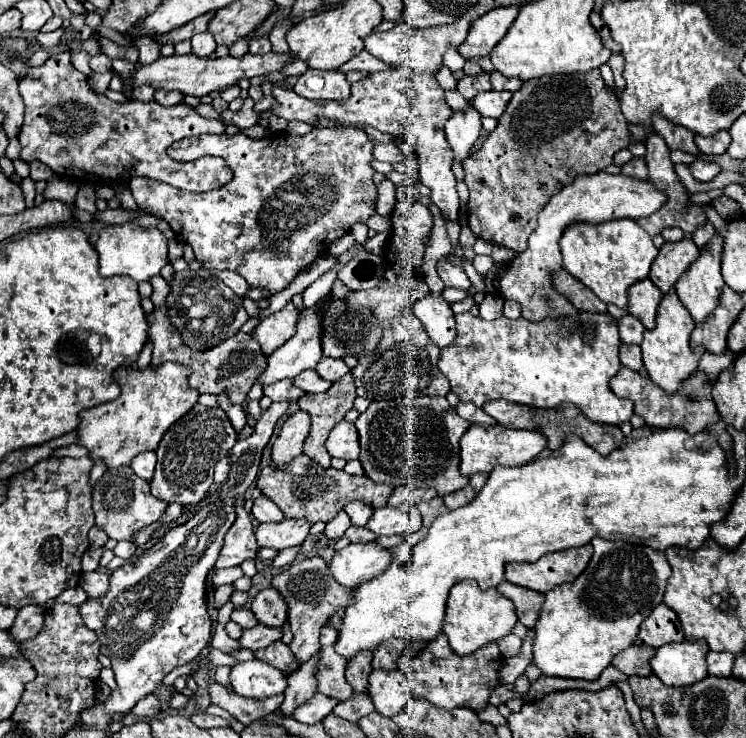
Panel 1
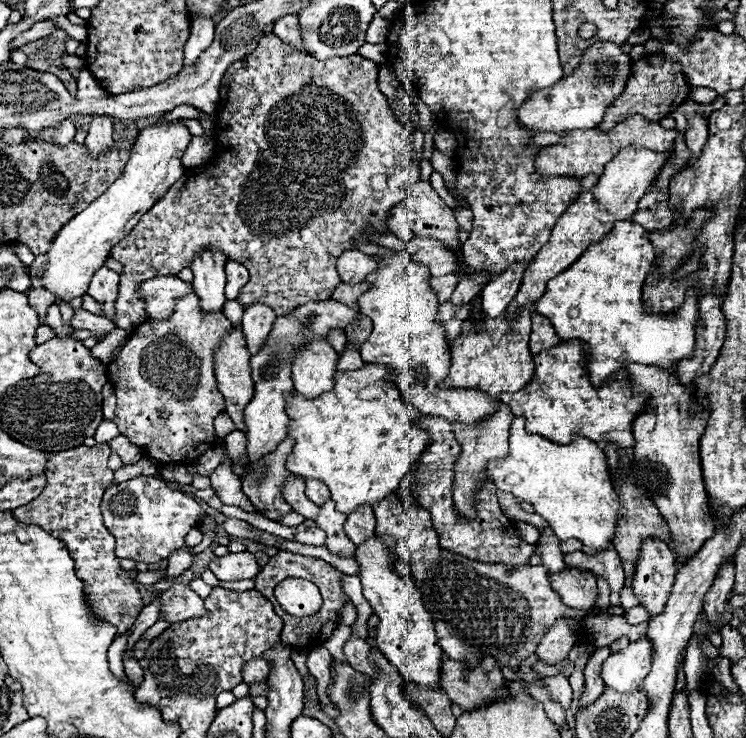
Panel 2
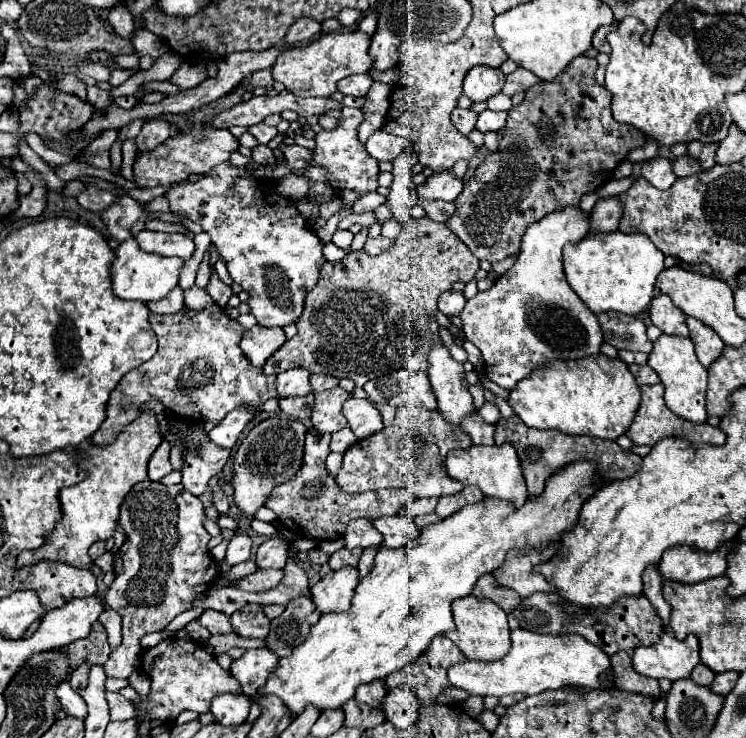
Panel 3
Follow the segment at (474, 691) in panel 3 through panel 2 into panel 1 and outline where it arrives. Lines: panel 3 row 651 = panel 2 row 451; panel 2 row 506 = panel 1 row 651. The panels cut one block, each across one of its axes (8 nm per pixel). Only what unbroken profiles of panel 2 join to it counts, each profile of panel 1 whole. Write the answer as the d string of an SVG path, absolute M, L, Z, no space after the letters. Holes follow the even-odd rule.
M592 538L594 556L572 584L546 592L542 614L534 626L534 664L544 676L596 680L610 660L630 648L640 624L662 602L672 570L664 552L650 546Z

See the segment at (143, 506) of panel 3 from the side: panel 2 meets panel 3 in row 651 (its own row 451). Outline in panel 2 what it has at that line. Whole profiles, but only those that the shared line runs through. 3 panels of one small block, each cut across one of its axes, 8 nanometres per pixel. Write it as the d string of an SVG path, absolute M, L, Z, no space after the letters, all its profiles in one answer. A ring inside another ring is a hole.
M116 436L116 438L110 440L108 444L110 444L110 448L112 448L114 452L120 454L120 458L122 458L124 464L136 464L136 462L144 456L142 448L130 444L130 440L126 440L124 436Z

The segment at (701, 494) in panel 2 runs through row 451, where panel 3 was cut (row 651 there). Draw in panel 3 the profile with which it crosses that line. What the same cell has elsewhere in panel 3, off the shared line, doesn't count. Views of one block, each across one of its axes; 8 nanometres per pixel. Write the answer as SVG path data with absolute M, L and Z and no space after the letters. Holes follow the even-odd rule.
M664 632L652 646L638 646L632 654L634 670L648 678L680 680L688 678L694 666L700 662L698 638L688 634L686 640L676 640L670 632Z

